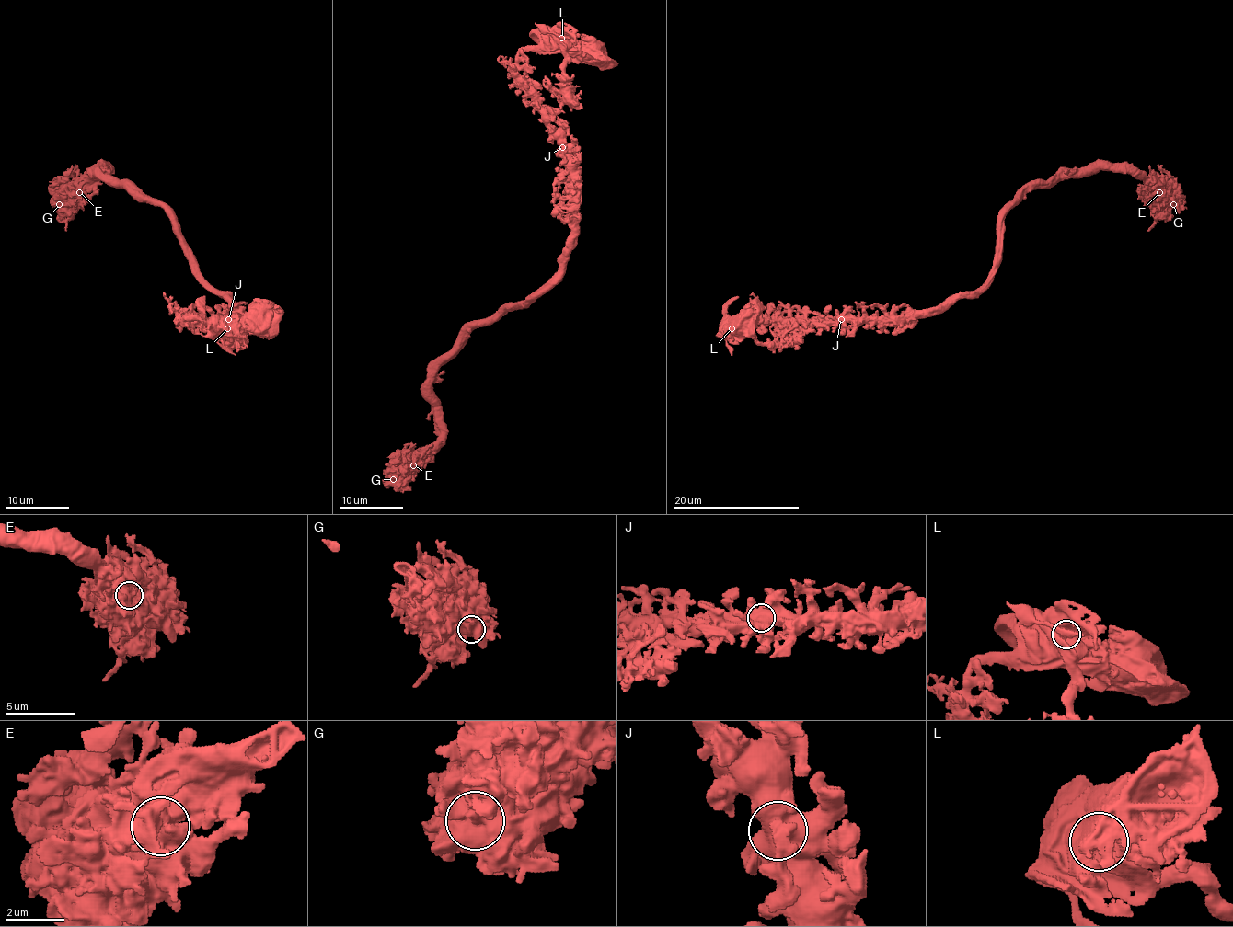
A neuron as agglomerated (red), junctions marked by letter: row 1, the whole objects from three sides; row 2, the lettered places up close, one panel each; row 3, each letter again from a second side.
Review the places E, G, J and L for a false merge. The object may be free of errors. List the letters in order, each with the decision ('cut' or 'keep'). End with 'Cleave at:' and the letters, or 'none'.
E: keep
G: keep
J: keep
L: cut
Cleave at: L

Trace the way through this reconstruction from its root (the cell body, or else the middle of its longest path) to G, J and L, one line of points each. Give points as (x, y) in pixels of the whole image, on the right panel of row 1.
G: (743, 316), (780, 342), (792, 323), (939, 314), (990, 277), (1012, 201), (1076, 175), (1131, 168), (1173, 204)
J: (743, 316), (743, 333), (759, 342), (780, 342), (783, 337), (780, 331), (792, 323), (836, 323), (842, 318)
L: (743, 316), (731, 327)

